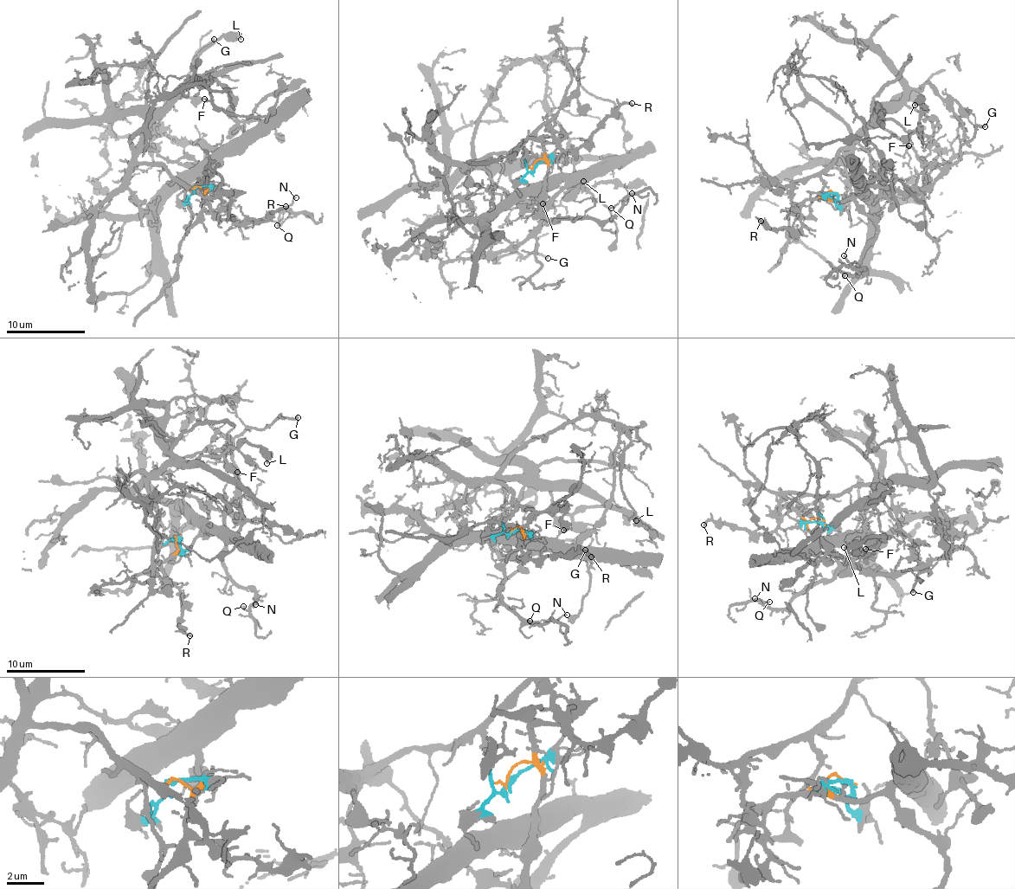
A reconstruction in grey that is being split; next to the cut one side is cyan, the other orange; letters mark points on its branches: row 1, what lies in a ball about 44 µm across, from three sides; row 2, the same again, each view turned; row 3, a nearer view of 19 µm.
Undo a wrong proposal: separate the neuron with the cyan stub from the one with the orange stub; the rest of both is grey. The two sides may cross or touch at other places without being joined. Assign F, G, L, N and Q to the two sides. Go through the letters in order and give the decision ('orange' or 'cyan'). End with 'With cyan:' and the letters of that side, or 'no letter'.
F: cyan
G: orange
L: cyan
N: orange
Q: orange
With cyan: F, L

